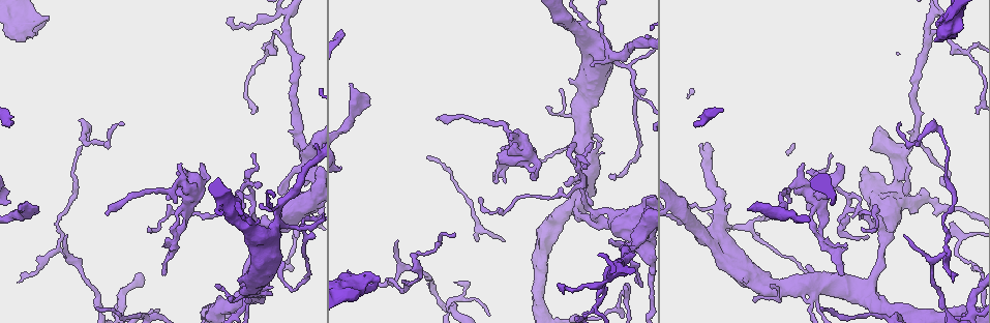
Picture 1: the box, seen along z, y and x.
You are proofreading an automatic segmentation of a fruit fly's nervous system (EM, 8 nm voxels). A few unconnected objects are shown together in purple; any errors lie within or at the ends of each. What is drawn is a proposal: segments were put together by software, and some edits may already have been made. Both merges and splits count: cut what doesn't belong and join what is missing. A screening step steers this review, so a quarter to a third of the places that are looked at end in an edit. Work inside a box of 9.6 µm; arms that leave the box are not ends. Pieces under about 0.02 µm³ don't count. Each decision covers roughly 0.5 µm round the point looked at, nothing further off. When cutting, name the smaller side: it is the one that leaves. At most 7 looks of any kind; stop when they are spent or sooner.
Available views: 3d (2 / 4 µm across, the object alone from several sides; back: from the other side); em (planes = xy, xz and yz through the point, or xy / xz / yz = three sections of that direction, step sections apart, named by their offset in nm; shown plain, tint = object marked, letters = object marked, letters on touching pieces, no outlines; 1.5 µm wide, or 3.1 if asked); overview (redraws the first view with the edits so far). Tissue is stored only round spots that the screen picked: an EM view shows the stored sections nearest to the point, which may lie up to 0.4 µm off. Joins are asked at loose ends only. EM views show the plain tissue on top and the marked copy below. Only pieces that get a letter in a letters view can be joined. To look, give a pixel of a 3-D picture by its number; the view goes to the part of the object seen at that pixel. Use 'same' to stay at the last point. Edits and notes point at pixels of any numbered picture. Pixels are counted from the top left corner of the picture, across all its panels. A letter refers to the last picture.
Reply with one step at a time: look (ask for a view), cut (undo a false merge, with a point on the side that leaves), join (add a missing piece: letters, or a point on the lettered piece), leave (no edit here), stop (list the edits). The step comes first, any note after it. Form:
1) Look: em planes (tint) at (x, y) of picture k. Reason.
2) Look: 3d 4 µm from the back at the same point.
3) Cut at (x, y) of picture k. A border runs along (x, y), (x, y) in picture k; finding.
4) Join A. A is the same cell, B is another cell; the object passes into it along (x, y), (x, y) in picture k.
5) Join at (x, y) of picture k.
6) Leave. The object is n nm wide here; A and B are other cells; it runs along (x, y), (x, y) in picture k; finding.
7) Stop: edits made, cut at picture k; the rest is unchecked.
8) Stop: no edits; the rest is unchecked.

Look: em xy step 4 (letters) at (748, 208) of picture 1. An open end.

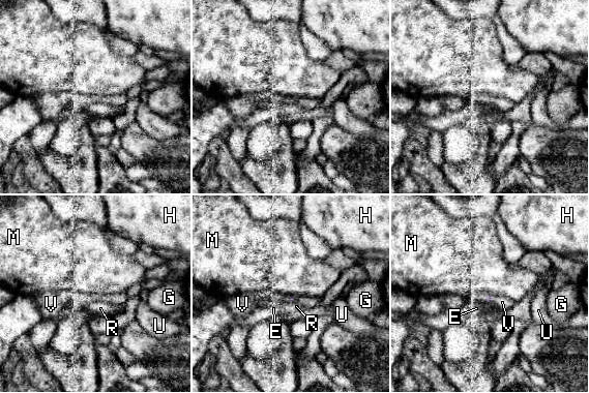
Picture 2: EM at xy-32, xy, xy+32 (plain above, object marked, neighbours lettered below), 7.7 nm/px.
Look: em xz step 4 (letters) at the same point.

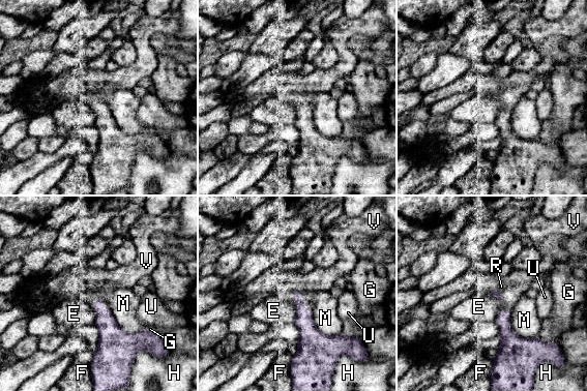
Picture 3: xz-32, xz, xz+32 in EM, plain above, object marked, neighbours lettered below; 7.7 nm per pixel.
Join V. V is the same cell, E, F, G, H, M, R and U are other cells; the object passes into it along (303, 321), (299, 291), (310, 283) in picture 3; it goes on there.

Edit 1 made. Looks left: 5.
Look: em planes (letters) at (502, 152) of picture 1. Stops while still wide.

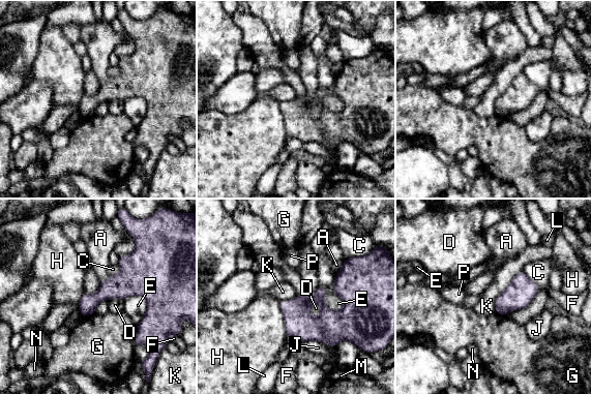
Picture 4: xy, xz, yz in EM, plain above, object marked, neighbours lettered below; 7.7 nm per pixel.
Leave. A, C, D, E, F, G, H, J, K, L, M, N and P are other cells; a border runs along (522, 270), (496, 298), (495, 312) in picture 4; no lettered piece goes on from it.

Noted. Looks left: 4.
Look: overview. Redraw.

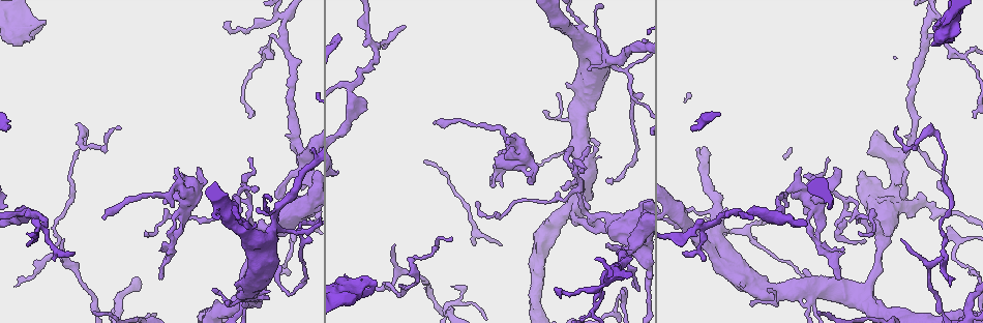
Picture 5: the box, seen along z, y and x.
Look: em xz step 4 (tint) at (120, 128) of picture 5. Tapers out.

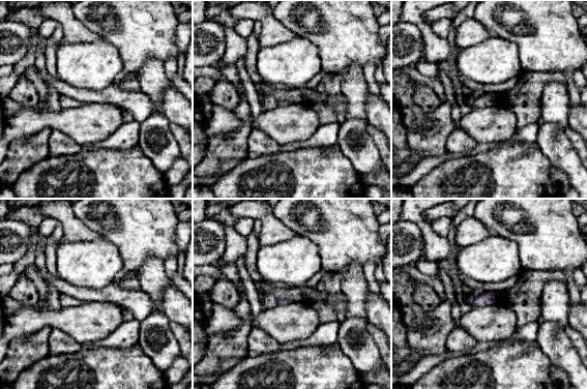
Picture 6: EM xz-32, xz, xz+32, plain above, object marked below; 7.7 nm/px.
Look: em planes (letters) at the same point. Another direction.

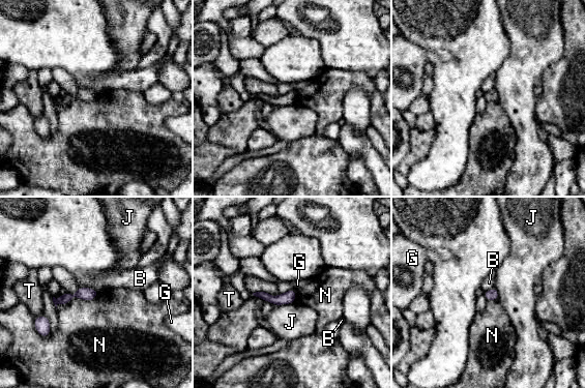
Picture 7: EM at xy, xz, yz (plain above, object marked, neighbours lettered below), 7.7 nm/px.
Leave. B, G, J, N and T are other cells; a border runs along (98, 293), (56, 307) in picture 7; none of them fits.

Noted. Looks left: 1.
Stop: edits made, join at picture 3; the rest is unchecked.

